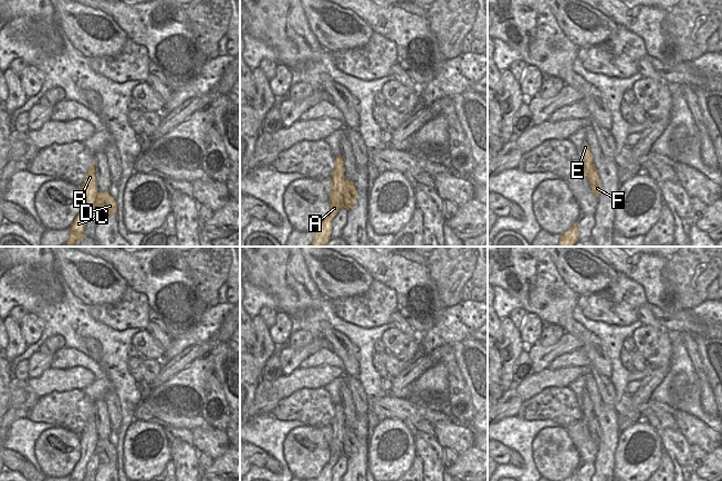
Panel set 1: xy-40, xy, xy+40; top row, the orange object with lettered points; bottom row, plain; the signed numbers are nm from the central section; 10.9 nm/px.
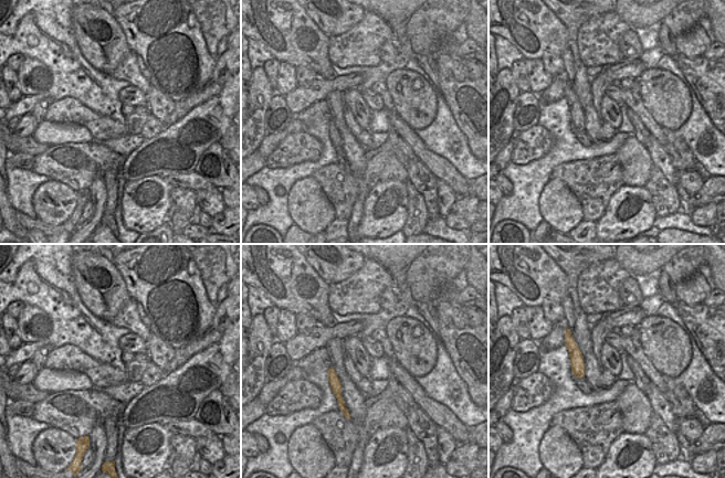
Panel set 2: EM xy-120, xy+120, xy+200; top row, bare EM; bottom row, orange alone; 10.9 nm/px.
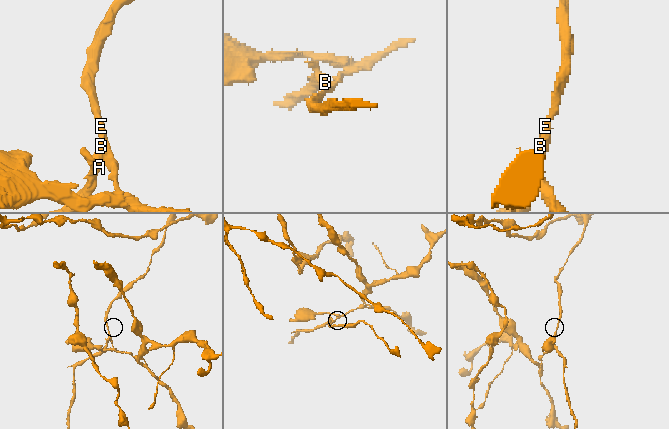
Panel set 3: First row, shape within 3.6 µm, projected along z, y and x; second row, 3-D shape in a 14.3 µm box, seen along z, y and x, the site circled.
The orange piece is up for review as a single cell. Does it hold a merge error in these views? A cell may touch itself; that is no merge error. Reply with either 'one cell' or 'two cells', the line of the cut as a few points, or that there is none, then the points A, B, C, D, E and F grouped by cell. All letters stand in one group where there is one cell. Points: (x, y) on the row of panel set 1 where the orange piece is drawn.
two cells | xy (346, 180), (344, 183), (343, 205) | A B C E / D F

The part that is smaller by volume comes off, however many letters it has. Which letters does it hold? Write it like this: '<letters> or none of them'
A, B, C, E

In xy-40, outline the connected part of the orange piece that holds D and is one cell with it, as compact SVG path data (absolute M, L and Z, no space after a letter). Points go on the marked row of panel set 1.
M109 191L98 192L96 207L100 209L101 215L103 216L117 212L117 203L115 199L109 195Z

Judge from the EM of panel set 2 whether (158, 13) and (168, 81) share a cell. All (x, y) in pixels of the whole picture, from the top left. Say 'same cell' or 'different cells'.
same cell

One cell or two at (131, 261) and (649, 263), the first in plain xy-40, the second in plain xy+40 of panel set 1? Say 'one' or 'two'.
one

